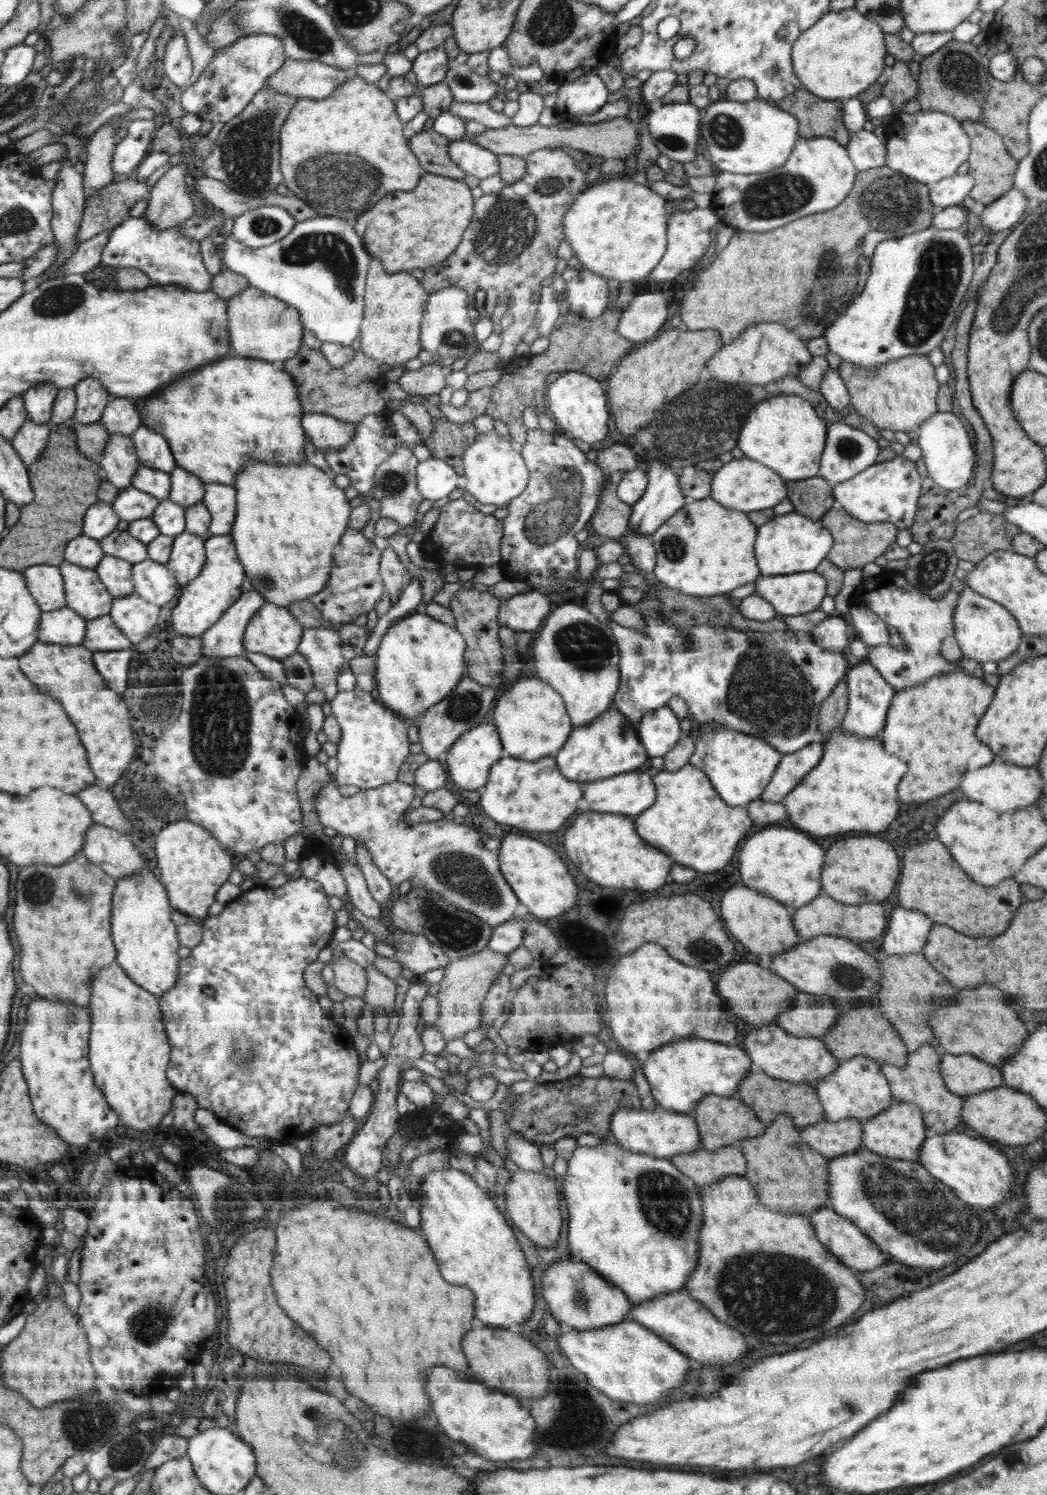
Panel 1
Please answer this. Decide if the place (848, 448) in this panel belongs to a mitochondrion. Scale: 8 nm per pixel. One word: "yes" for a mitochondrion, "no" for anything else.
yes

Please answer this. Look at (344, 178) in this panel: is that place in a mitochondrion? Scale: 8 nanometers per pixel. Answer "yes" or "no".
yes

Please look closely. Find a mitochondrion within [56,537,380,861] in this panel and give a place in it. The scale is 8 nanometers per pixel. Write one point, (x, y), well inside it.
(220, 712)

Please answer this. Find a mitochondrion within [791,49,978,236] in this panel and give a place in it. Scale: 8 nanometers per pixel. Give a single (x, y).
(893, 203)

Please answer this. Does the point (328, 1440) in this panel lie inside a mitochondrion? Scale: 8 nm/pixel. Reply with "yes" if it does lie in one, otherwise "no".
yes

